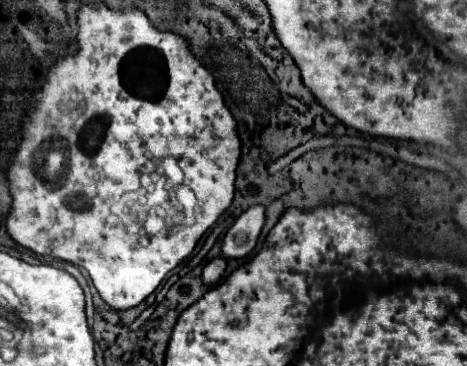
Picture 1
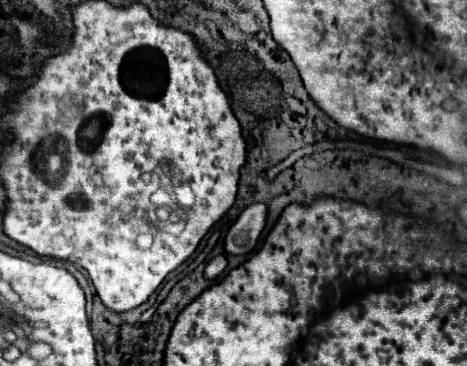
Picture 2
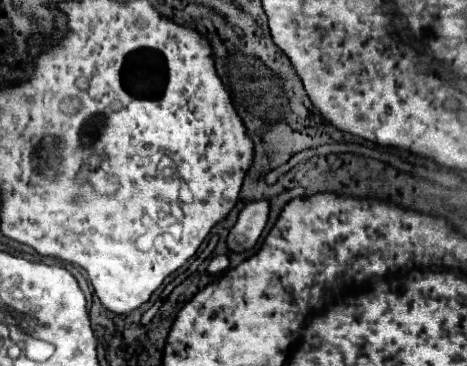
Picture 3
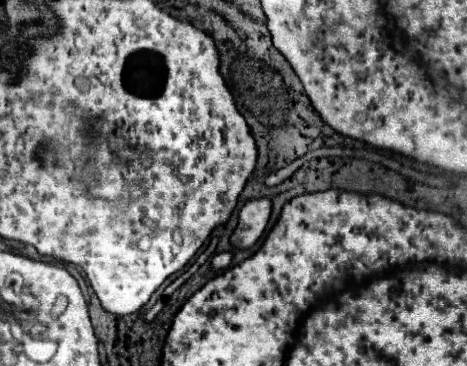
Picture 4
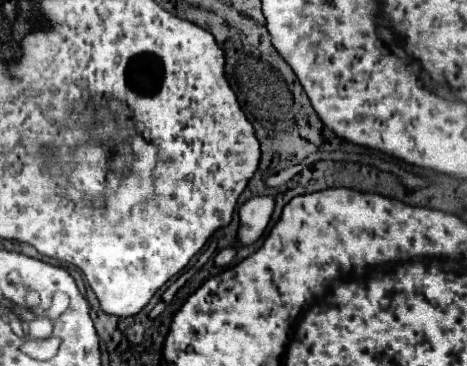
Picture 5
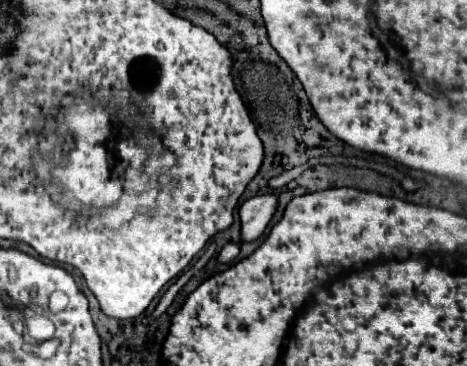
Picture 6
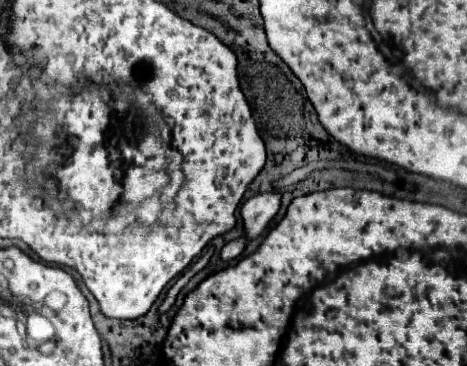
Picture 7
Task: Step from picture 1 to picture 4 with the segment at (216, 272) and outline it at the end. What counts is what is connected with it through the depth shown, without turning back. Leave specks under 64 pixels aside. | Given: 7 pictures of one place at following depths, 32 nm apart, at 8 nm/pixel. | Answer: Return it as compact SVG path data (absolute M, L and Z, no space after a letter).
M222 252L222 254L216 254L210 262L210 268L212 270L226 270L232 262L232 252Z

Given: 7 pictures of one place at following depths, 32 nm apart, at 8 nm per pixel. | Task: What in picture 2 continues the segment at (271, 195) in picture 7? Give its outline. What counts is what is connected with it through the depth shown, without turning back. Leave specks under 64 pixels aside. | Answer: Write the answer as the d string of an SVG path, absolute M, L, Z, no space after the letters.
M250 204L230 226L224 238L224 252L230 256L244 256L252 252L260 232L264 230L266 212L266 204Z

